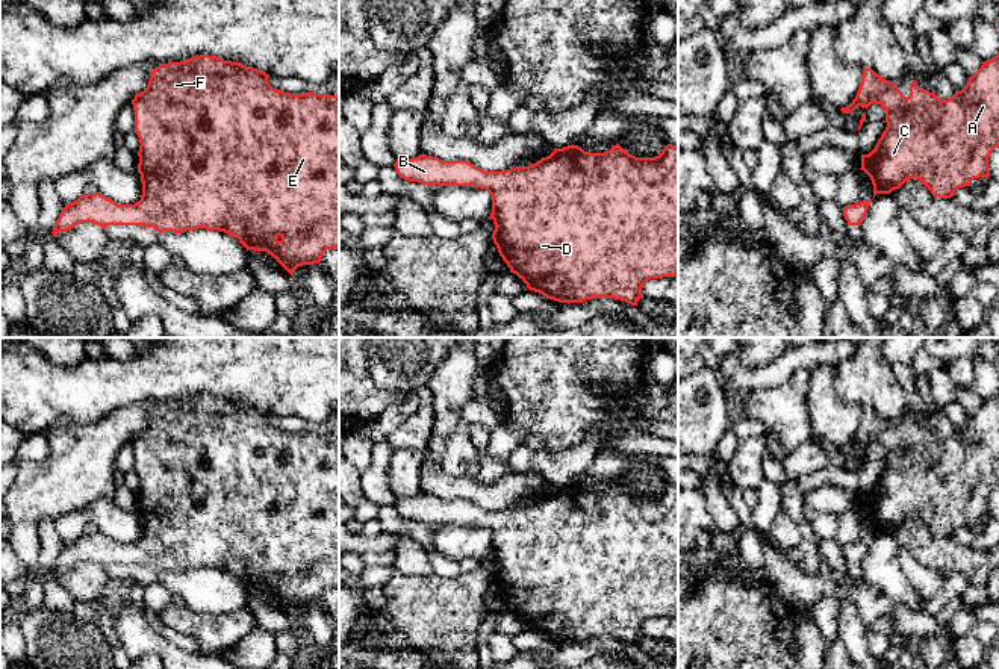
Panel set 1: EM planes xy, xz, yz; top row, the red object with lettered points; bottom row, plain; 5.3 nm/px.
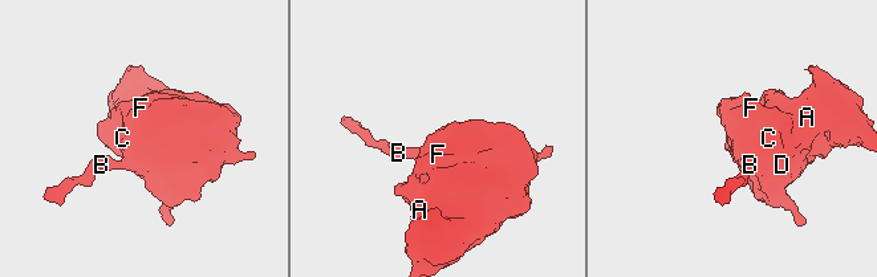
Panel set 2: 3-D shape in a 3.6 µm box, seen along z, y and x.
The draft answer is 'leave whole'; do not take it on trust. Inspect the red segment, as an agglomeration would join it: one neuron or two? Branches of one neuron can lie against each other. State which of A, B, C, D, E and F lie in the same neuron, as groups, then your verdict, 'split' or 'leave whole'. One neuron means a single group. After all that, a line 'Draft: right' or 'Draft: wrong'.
A B C D E F; leave whole
Draft: right

